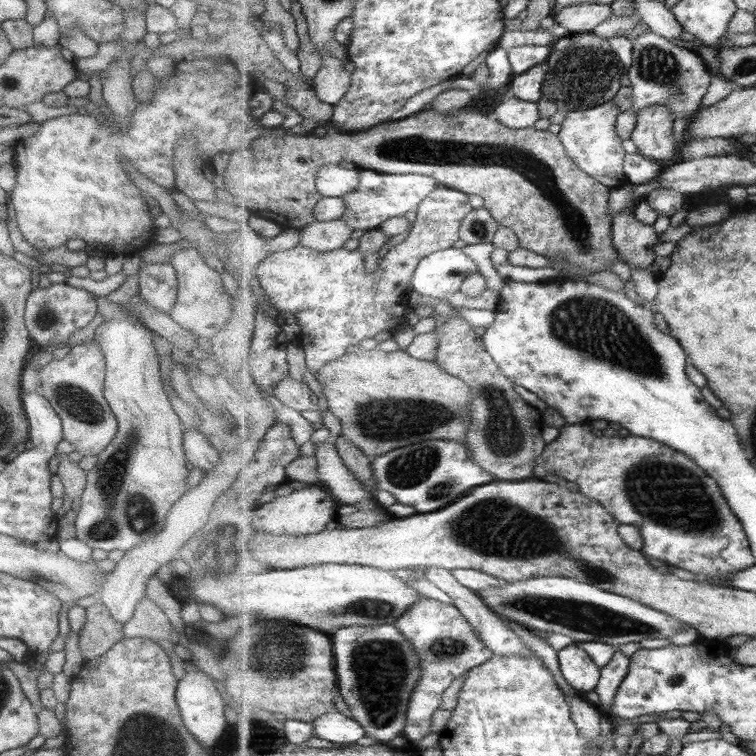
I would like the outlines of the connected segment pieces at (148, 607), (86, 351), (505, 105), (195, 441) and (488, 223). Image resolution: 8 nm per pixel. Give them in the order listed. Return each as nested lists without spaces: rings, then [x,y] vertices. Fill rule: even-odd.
[[[145,595],[136,604],[131,618],[122,624],[125,638],[148,638],[153,642],[168,640],[173,632],[169,620],[161,609],[152,603]]]
[[[92,340],[88,343],[75,344],[62,359],[51,359],[47,364],[41,366],[37,376],[40,381],[38,393],[49,402],[60,419],[63,442],[72,445],[74,451],[79,452],[83,458],[99,455],[115,436],[117,422],[107,402],[103,399],[104,358],[99,347],[96,346],[96,342]]]
[[[513,95],[501,101],[493,112],[495,118],[512,129],[534,127],[542,117],[538,103],[529,102]]]
[[[194,428],[183,431],[181,447],[183,447],[186,462],[191,463],[195,468],[204,470],[205,474],[215,466],[220,458],[219,454],[211,447],[211,444],[205,440],[205,436],[199,434],[199,431]]]
[[[483,207],[473,209],[460,228],[461,240],[465,244],[481,244],[493,242],[500,224],[495,220],[492,212]]]

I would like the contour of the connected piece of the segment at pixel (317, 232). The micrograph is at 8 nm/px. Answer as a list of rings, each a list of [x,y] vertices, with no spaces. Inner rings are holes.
[[[343,219],[327,222],[315,221],[307,228],[301,229],[303,246],[317,249],[321,252],[334,251],[345,246],[351,240],[354,228],[351,228]]]

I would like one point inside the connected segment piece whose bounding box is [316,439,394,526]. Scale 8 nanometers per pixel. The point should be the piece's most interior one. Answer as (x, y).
(334, 475)

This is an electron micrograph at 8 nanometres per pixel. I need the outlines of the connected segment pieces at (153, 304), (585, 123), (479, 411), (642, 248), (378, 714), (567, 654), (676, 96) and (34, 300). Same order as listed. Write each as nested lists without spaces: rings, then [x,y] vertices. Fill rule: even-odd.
[[[140,260],[138,297],[151,308],[168,314],[175,304],[177,283],[175,269],[165,264],[145,263]]]
[[[609,101],[598,107],[582,111],[573,111],[566,115],[561,123],[562,131],[558,134],[566,146],[570,157],[598,182],[612,189],[625,187],[629,184],[623,164],[625,164],[625,148],[623,137],[618,133],[618,118],[621,114],[619,106]]]
[[[454,308],[451,313],[453,317],[445,318],[443,325],[436,326],[440,338],[438,357],[436,361],[449,372],[451,376],[461,378],[473,392],[471,400],[471,426],[467,436],[467,446],[471,458],[487,472],[490,472],[495,480],[523,481],[534,478],[534,468],[538,459],[545,452],[548,444],[543,440],[544,421],[542,412],[530,406],[513,390],[513,383],[503,374],[495,359],[486,351],[483,335],[479,336],[469,325],[469,321],[461,317],[460,309]]]
[[[623,209],[612,218],[614,245],[620,254],[620,258],[631,268],[639,267],[649,269],[655,262],[653,246],[659,241],[659,234],[654,226],[643,224],[635,215],[633,209]]]
[[[395,623],[382,624],[378,627],[347,626],[331,634],[331,637],[336,654],[337,687],[355,720],[365,727],[366,736],[385,744],[393,740],[395,736],[403,735],[414,690],[423,676],[421,658],[414,644],[397,628]]]
[[[577,642],[557,652],[558,663],[564,680],[580,694],[595,691],[602,669],[590,654]]]
[[[652,31],[643,32],[634,41],[632,64],[627,70],[633,90],[632,108],[639,112],[651,105],[667,105],[676,117],[683,116],[690,124],[692,116],[701,110],[703,99],[713,80],[713,72],[694,50],[675,46],[667,38]]]
[[[50,284],[47,288],[37,287],[29,292],[24,304],[23,324],[30,339],[40,348],[61,346],[67,343],[71,334],[87,326],[97,314],[97,304],[93,295],[86,290],[69,286],[69,284]]]

